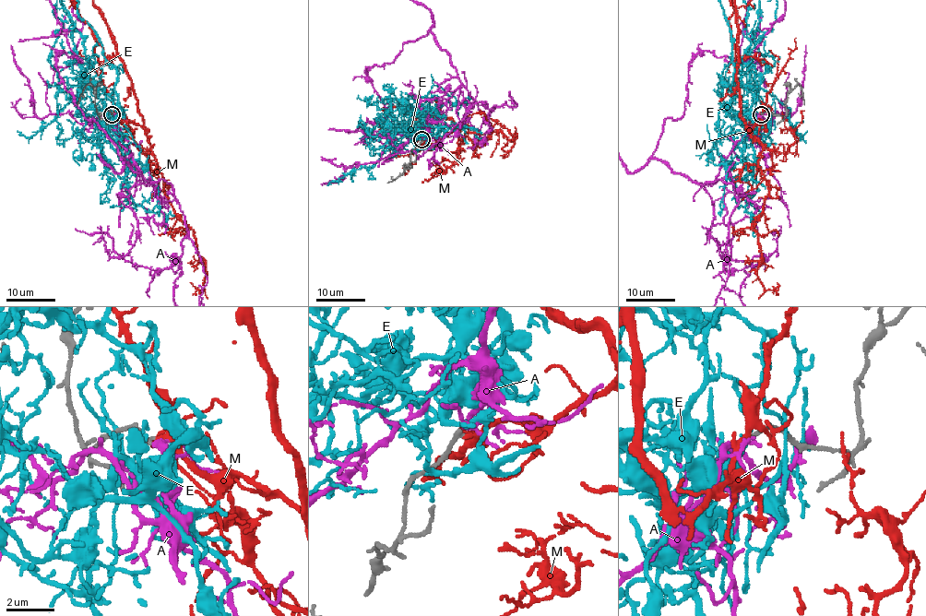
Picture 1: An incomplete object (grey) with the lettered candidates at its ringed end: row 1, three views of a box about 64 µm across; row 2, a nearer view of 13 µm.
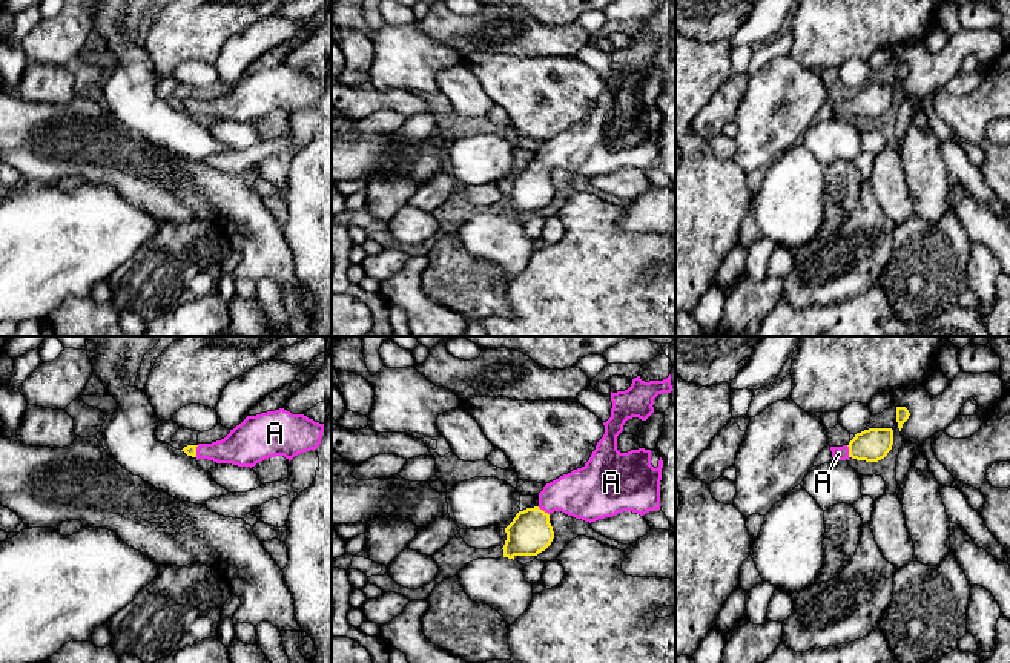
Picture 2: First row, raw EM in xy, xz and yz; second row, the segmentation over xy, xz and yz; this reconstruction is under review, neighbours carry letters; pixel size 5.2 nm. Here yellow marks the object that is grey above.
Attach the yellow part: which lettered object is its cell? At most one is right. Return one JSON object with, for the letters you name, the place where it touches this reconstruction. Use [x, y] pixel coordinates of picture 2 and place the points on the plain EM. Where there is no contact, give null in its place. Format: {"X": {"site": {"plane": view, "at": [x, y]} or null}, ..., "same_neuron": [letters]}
{"A": {"site": {"plane": "yz", "at": [849, 108]}}, "same_neuron": ["A"]}

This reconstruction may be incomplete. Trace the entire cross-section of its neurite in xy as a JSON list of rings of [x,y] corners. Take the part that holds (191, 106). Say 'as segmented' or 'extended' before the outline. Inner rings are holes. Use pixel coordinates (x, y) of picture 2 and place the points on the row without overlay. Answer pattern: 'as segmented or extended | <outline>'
extended | [[[279,64],[247,72],[230,89],[212,100],[187,101],[181,107],[196,115],[238,123],[255,123],[264,115],[284,112],[289,118],[321,100],[324,80]]]

